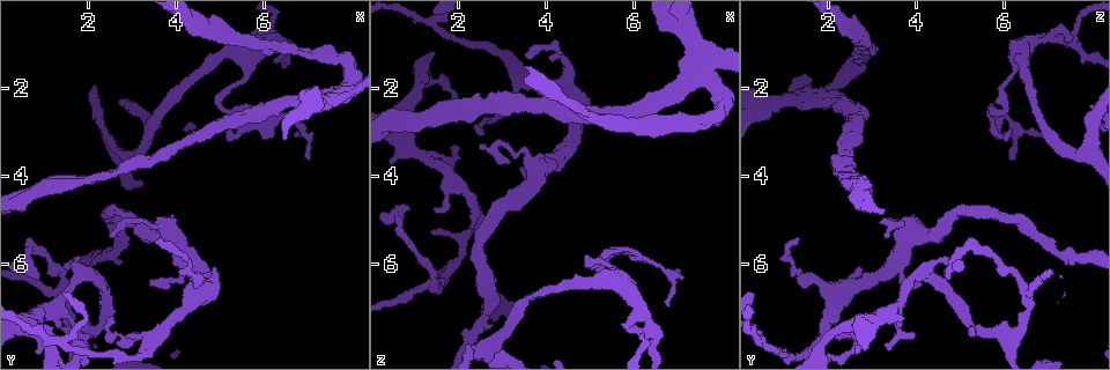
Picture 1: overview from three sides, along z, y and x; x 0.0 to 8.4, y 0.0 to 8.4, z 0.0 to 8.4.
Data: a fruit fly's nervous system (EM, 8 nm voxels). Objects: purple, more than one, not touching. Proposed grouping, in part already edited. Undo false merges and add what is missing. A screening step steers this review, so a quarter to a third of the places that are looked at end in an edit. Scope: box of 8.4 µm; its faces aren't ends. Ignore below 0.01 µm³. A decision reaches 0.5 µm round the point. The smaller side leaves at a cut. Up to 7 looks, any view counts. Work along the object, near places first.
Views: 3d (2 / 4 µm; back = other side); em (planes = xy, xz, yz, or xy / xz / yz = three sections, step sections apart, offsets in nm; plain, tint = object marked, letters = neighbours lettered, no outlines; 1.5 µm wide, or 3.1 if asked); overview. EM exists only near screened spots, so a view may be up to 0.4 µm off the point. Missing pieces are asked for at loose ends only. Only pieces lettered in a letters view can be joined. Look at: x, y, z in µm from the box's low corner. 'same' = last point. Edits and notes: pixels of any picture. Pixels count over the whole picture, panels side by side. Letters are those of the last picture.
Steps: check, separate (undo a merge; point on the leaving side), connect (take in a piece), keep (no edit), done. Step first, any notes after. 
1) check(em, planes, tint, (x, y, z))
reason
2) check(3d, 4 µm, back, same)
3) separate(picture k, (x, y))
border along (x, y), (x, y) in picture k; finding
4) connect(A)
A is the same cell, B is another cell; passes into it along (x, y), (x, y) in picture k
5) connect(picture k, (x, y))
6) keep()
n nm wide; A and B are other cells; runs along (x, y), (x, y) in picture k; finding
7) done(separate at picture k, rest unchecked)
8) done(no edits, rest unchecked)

check(em, xy, step 8, tint, (5.45, 2.55, 5.65))
sharp bend

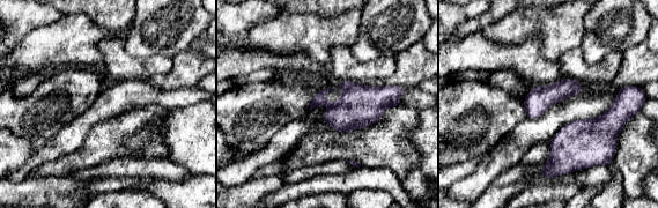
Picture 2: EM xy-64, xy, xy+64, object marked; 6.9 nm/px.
check(em, yz, step 8, letters, same)

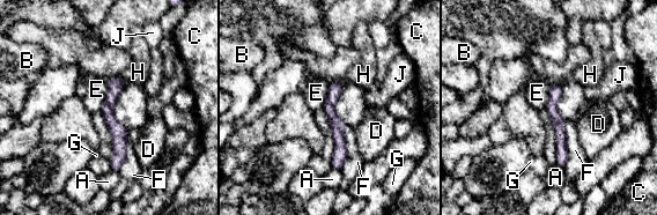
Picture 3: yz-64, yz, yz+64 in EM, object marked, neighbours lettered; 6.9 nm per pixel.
keep()
90 nm wide; A, B, C, D, E, F, G, H and J are other cells; runs along (115, 80), (109, 117), (118, 132), (117, 167) in picture 3; all the same cell

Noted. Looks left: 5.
check(em, xy, step 4, letters, (0.60, 5.95, 4.90))
abrupt turn

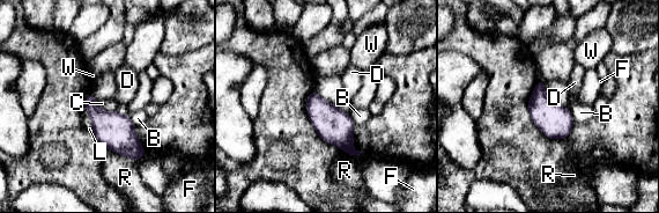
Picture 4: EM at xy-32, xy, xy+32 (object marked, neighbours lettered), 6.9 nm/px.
keep()
B, C, D, F, L, R and W are other cells; border along (569, 110), (575, 123) in picture 4; continuous, no second cell

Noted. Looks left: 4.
check(3d, 2 µm, (6.40, 0.95, 7.50))
sudden change in width

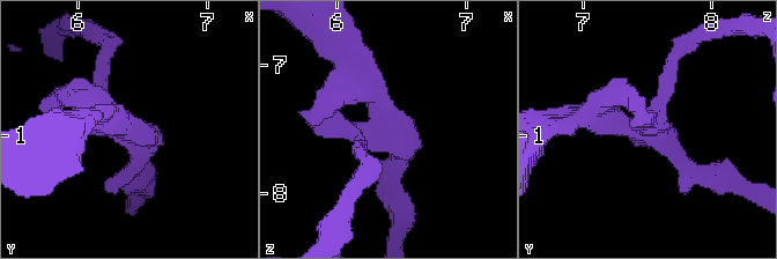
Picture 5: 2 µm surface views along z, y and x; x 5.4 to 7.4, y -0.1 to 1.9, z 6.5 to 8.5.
check(em, yz, step 8, tint, (6.36, 0.94, 7.48))
3 arms; now the EM

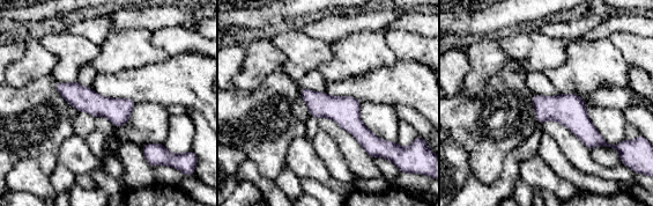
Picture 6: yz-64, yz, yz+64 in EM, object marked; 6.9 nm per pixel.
check(em, planes, letters, same)

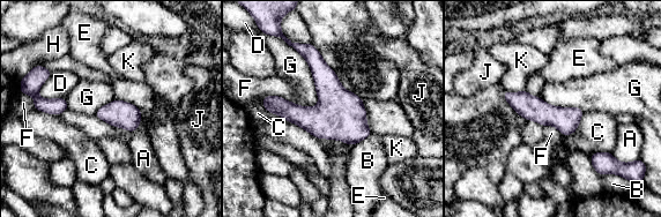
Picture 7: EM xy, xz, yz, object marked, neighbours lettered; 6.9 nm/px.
keep()
A, B, C, D, E, F, G, H, J and K are other cells; border along (288, 44), (310, 68), (313, 107) in picture 7; continuous, no second cell

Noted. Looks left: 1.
done(no edits, rest unchecked)

